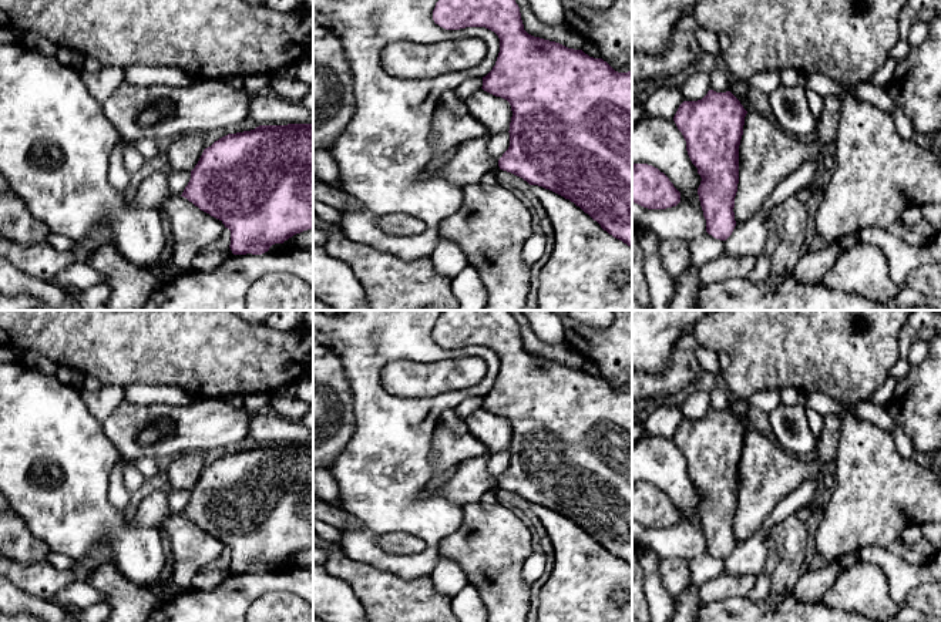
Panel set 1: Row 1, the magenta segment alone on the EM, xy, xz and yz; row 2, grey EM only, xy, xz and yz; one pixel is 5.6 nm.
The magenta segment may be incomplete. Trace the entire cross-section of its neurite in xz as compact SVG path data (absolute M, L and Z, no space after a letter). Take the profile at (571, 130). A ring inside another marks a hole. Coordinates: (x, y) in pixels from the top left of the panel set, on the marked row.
M438 0L433 20L446 30L485 27L498 36L500 53L493 70L483 77L481 88L507 100L512 117L510 147L498 161L490 157L485 138L473 138L463 141L457 154L443 168L427 169L423 178L440 176L464 188L478 184L488 172L503 169L530 185L542 186L569 199L604 231L632 248L632 71L618 73L602 58L528 34L515 0Z

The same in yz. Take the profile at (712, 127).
M709 90L702 100L683 101L673 117L702 178L698 195L706 232L720 241L726 241L736 226L733 208L746 114L730 91Z

